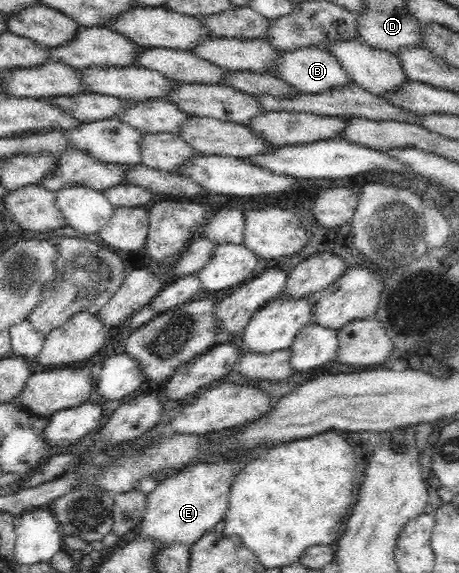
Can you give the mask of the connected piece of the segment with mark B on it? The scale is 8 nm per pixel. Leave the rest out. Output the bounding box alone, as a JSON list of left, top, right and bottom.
[275,46,353,94]

